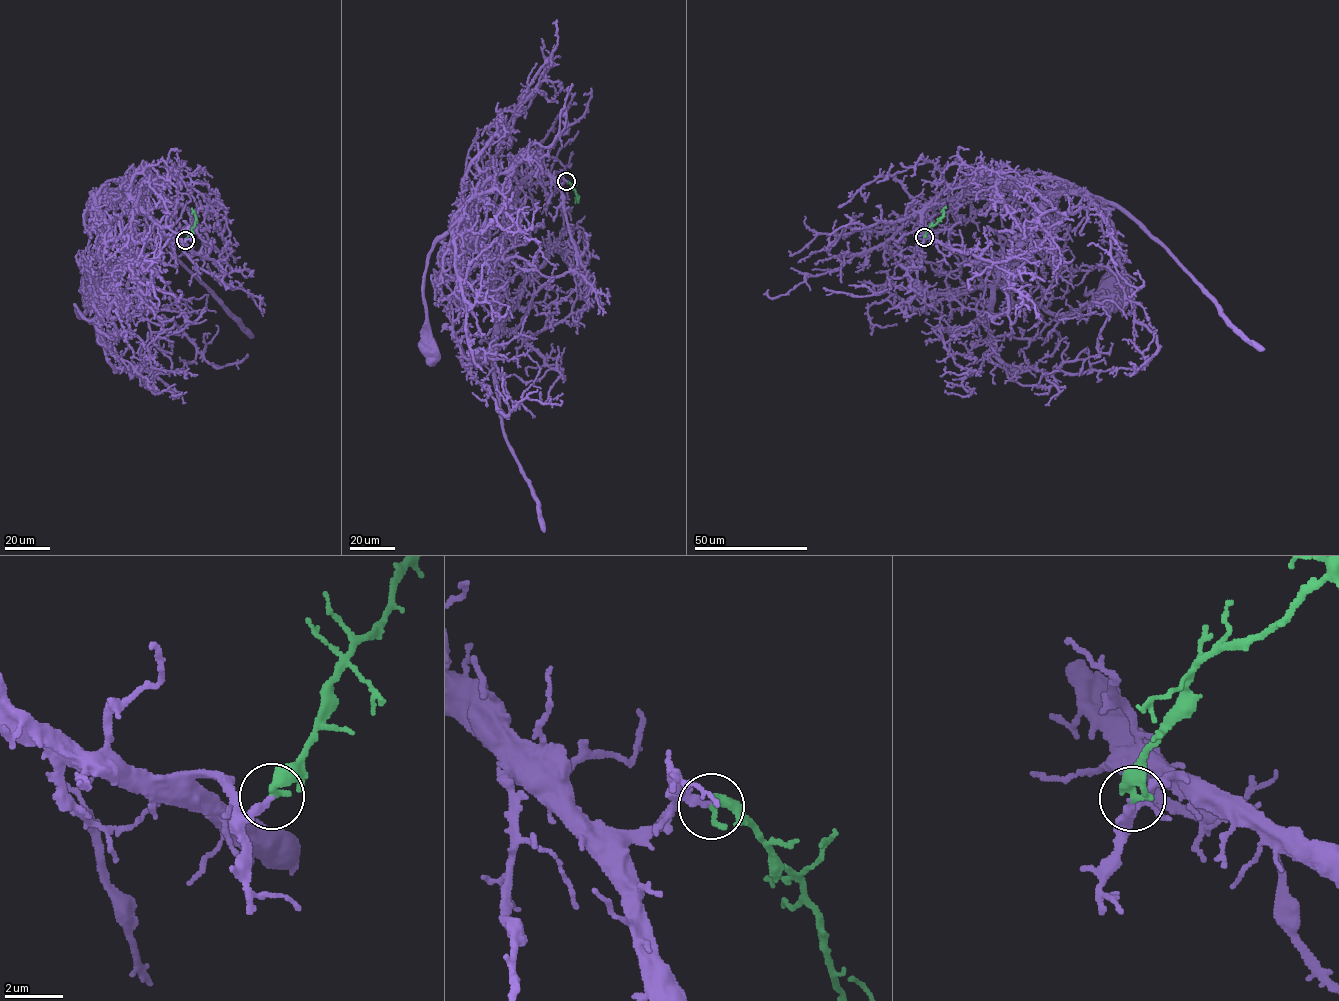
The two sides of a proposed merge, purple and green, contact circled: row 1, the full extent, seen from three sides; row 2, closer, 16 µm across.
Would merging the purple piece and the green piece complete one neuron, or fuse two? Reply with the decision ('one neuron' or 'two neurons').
one neuron

